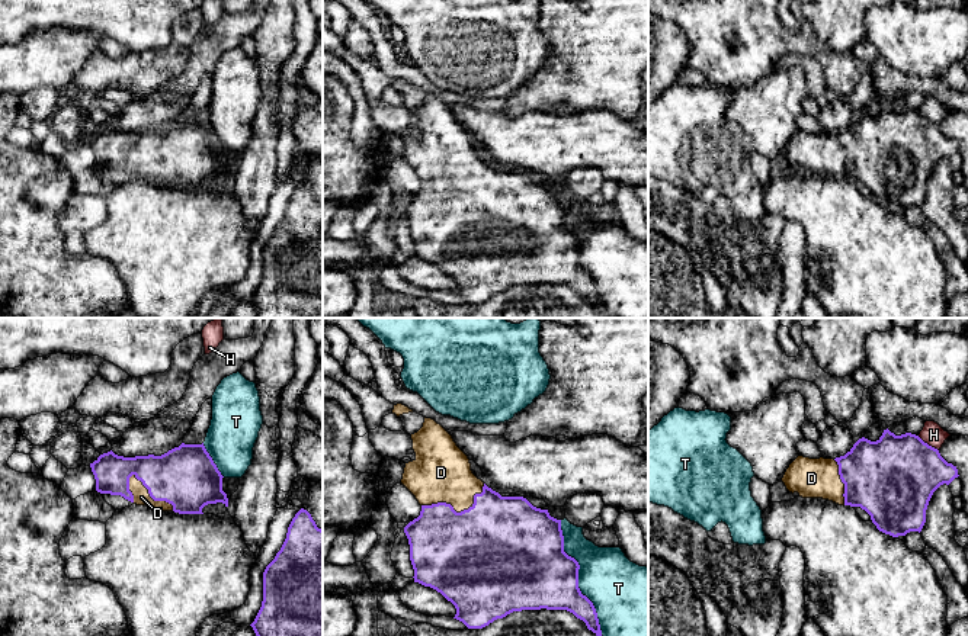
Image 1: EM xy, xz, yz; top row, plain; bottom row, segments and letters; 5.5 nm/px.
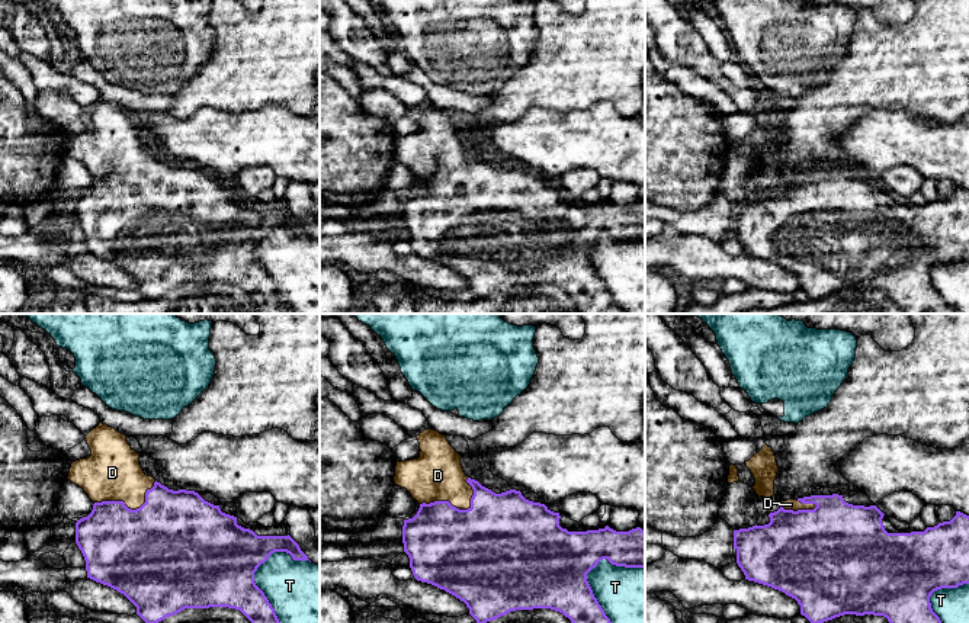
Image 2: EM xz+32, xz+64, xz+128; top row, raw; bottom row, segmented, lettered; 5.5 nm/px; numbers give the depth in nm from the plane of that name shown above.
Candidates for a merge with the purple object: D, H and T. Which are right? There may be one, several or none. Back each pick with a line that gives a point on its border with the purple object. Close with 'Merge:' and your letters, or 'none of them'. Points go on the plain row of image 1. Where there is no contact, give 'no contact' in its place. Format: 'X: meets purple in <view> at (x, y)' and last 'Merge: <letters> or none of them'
D: meets purple in xy at (150, 170)
Merge: D

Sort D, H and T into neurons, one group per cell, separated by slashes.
D / H / T

